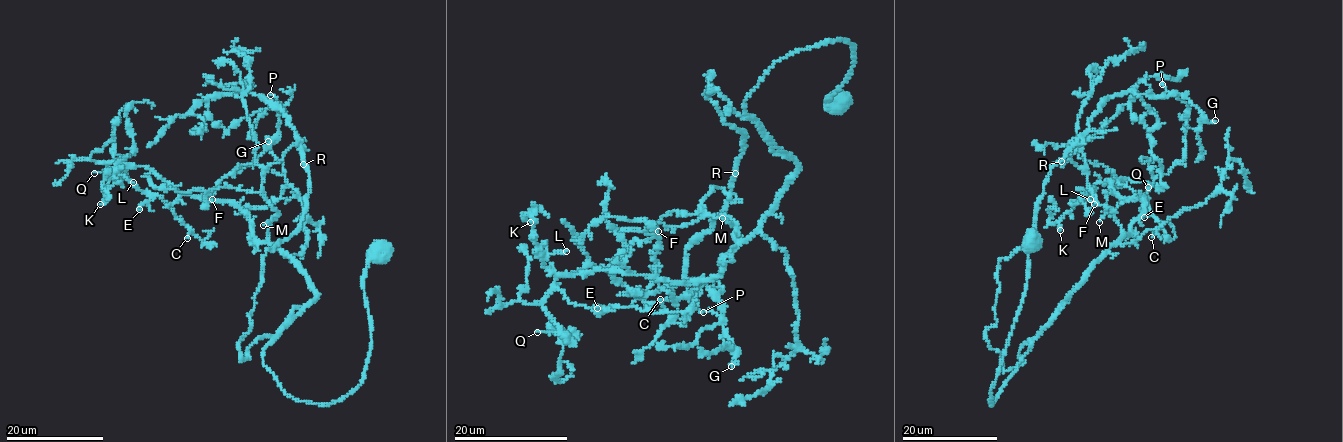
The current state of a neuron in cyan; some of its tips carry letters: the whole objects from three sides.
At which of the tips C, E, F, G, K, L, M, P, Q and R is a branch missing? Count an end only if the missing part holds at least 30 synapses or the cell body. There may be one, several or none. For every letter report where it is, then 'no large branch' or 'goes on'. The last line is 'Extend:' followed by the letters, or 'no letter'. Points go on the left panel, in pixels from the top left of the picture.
C: place (187, 238); no large branch
E: place (139, 209); no large branch
F: place (212, 199); no large branch
G: place (268, 141); no large branch
K: place (100, 204); no large branch
L: place (133, 182); no large branch
M: place (263, 225); no large branch
P: place (270, 95); no large branch
Q: place (94, 173); no large branch
R: place (303, 164); no large branch
Extend: no letter

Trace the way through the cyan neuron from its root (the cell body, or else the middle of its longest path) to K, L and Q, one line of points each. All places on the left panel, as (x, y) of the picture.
K: (379, 250), (363, 380), (302, 402), (262, 359), (316, 297), (299, 266), (147, 168), (118, 164), (100, 204)
L: (379, 250), (363, 380), (302, 402), (262, 352), (316, 297), (307, 276), (228, 201), (118, 164), (133, 182)
Q: (379, 250), (363, 380), (302, 402), (262, 359), (316, 297), (299, 266), (228, 201), (143, 167), (94, 173)

